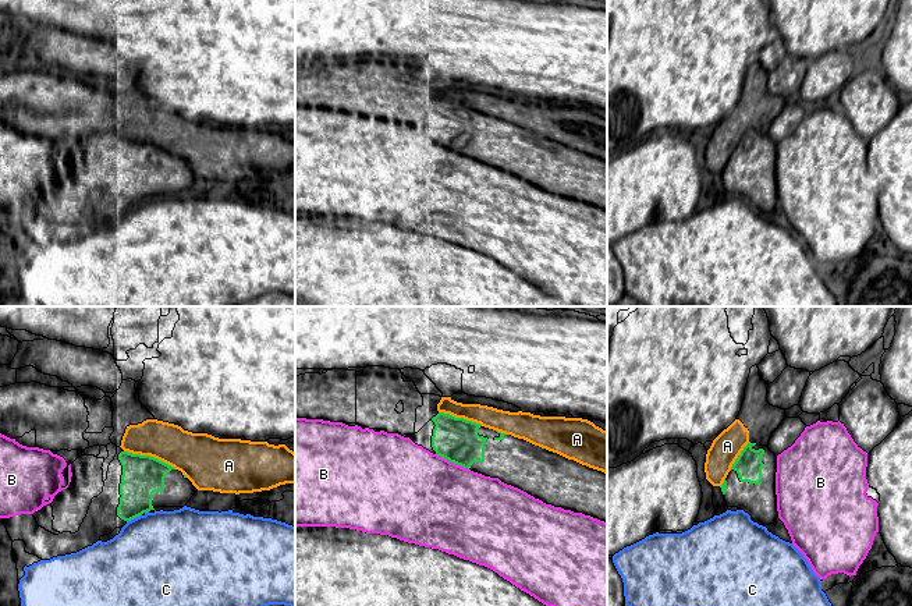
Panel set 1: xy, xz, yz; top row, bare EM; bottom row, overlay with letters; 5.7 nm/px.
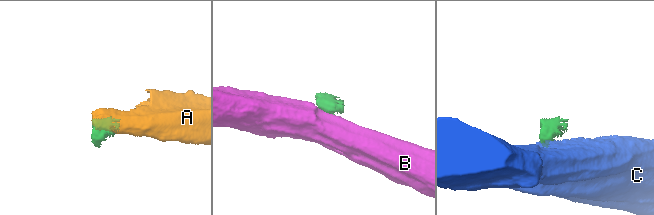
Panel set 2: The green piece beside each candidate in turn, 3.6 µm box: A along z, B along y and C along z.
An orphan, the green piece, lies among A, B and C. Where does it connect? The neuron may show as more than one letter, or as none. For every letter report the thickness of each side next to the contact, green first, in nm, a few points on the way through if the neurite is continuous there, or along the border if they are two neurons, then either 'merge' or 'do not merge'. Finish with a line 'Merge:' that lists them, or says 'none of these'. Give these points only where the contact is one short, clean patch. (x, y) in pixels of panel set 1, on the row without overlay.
A: 240/240 nm | along xy (124, 138), (132, 142), (153, 144), (176, 156) | do not merge
B: 260/480 nm | along xz (436, 141), (468, 158) | do not merge
C: 240/480 nm | along xy (141, 202), (127, 211) | do not merge
Merge: none of these

